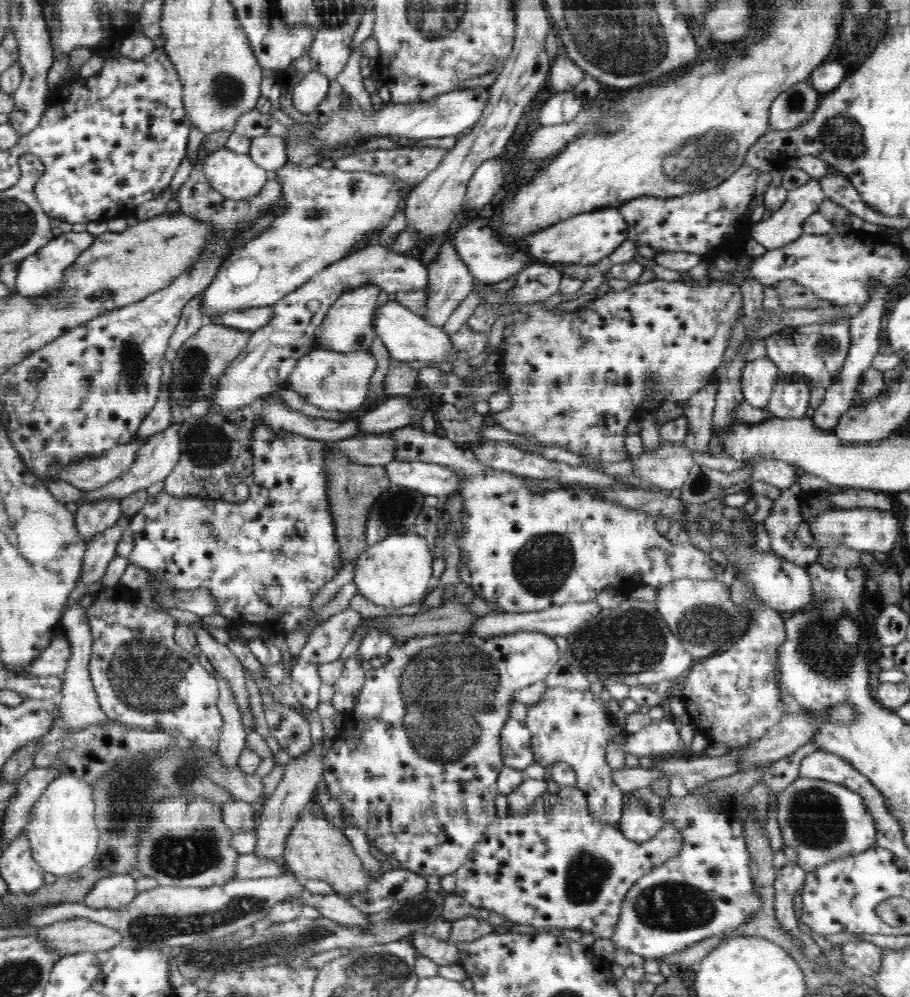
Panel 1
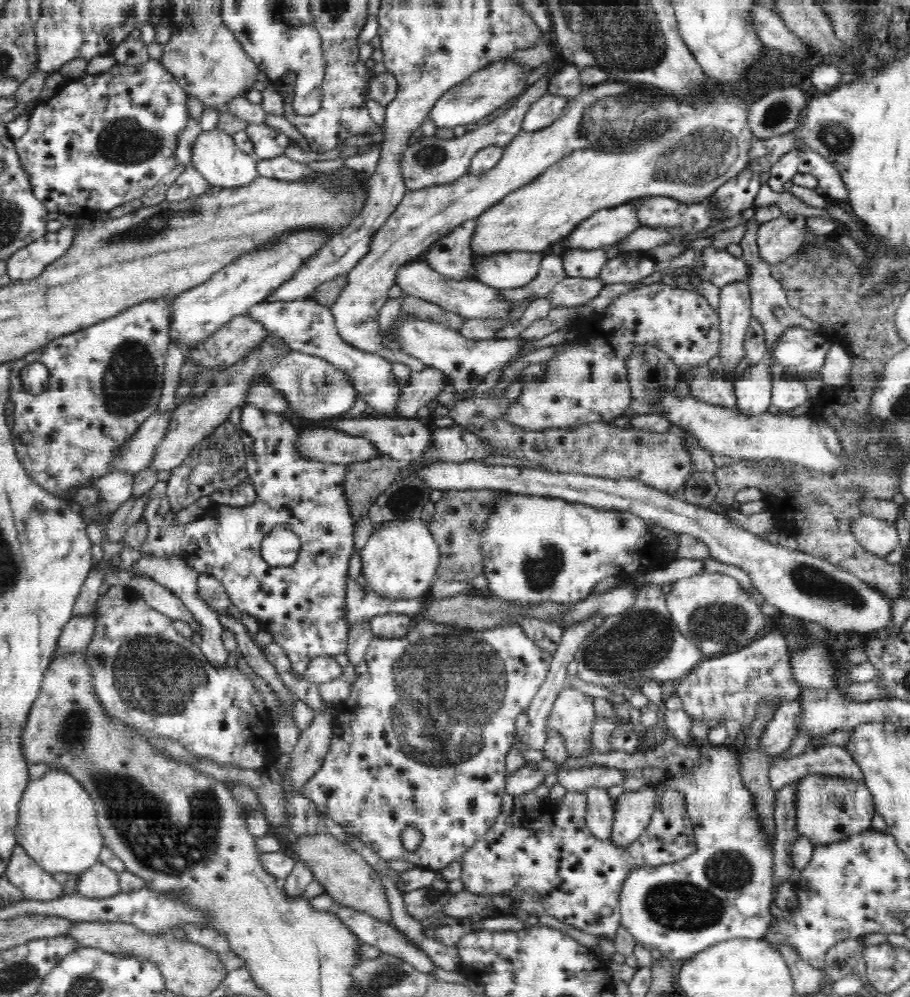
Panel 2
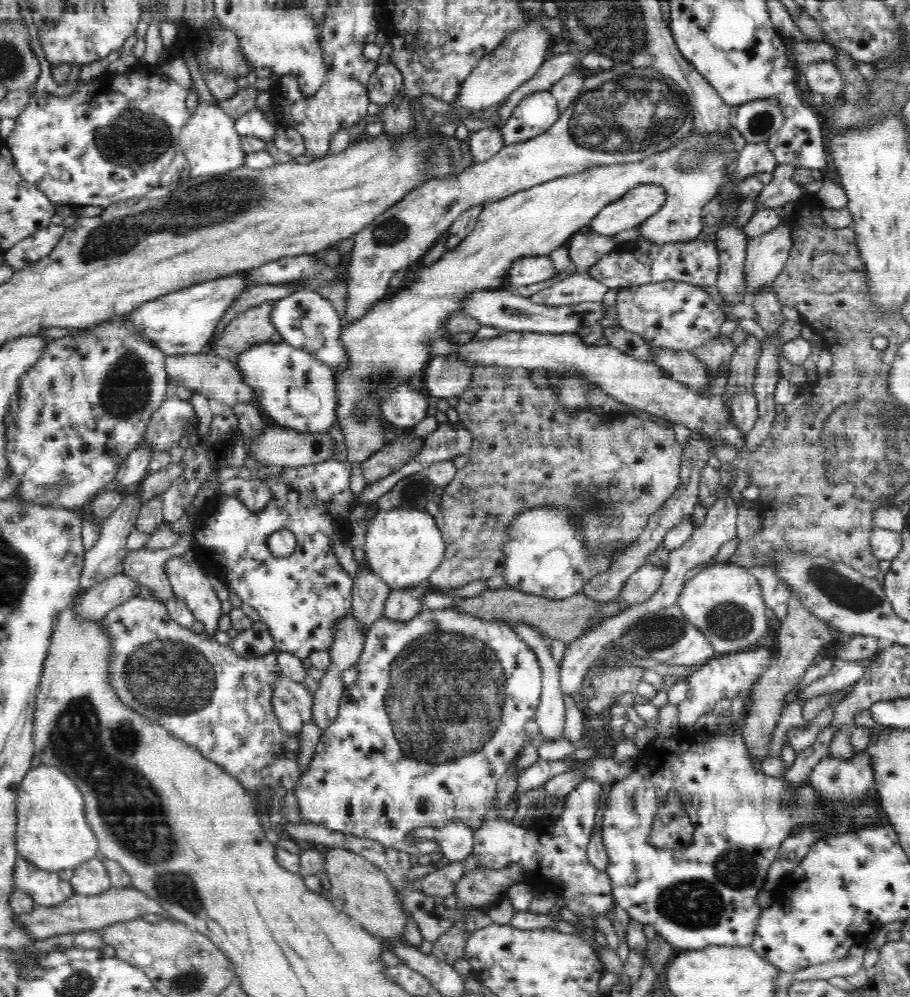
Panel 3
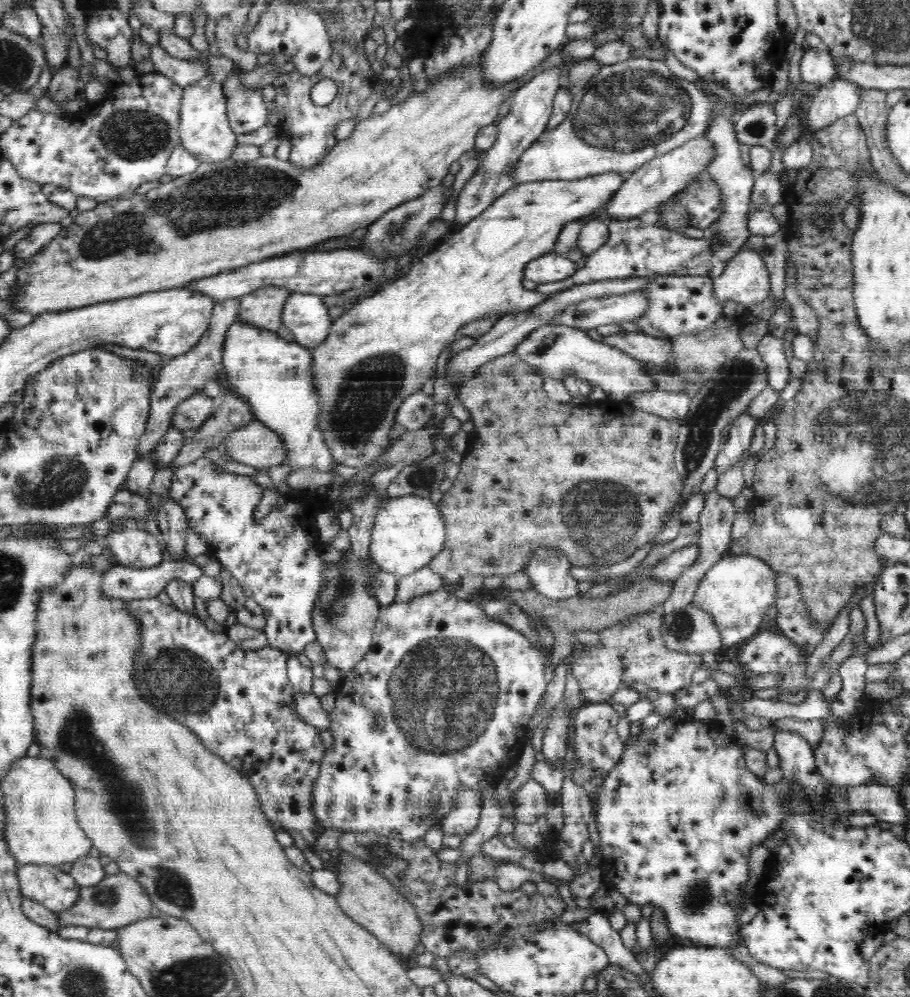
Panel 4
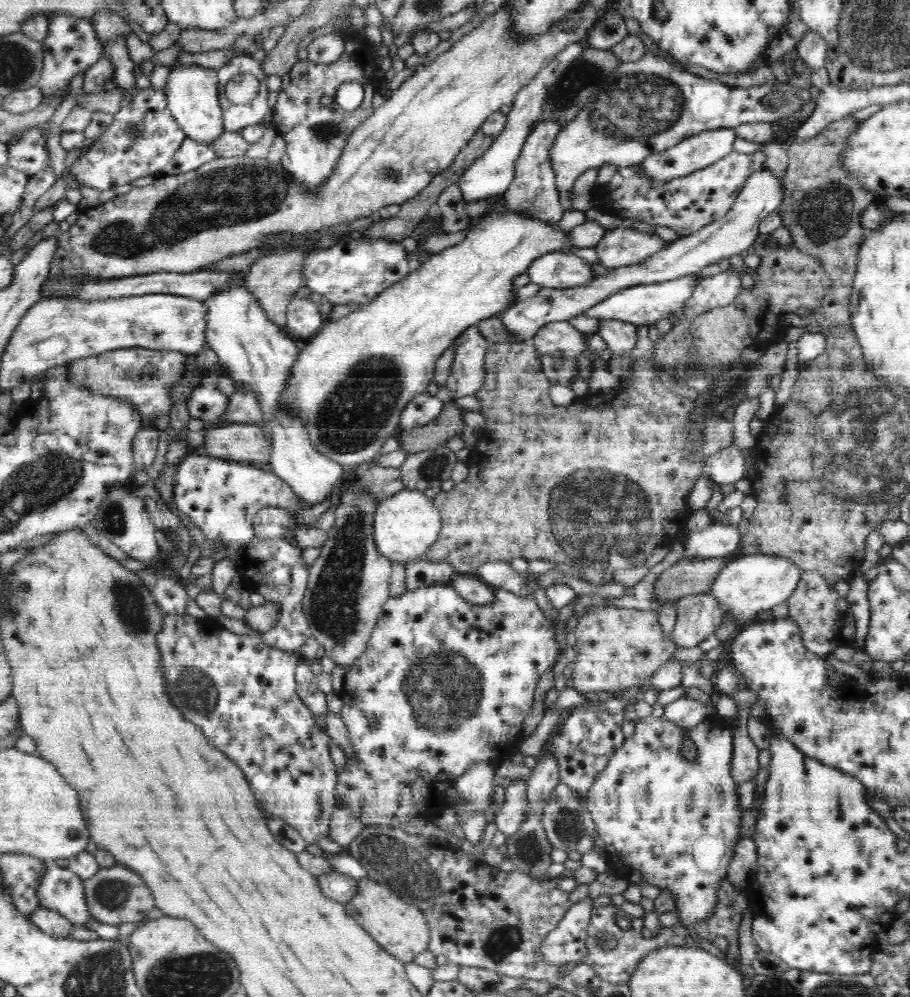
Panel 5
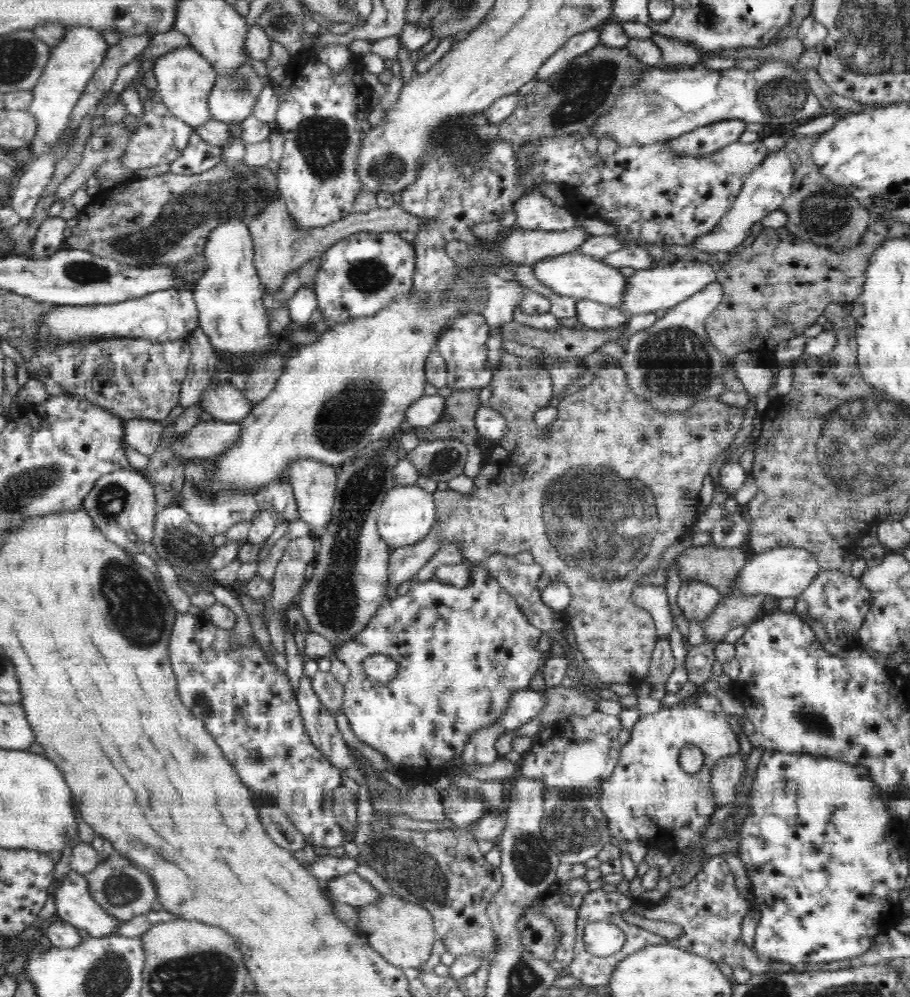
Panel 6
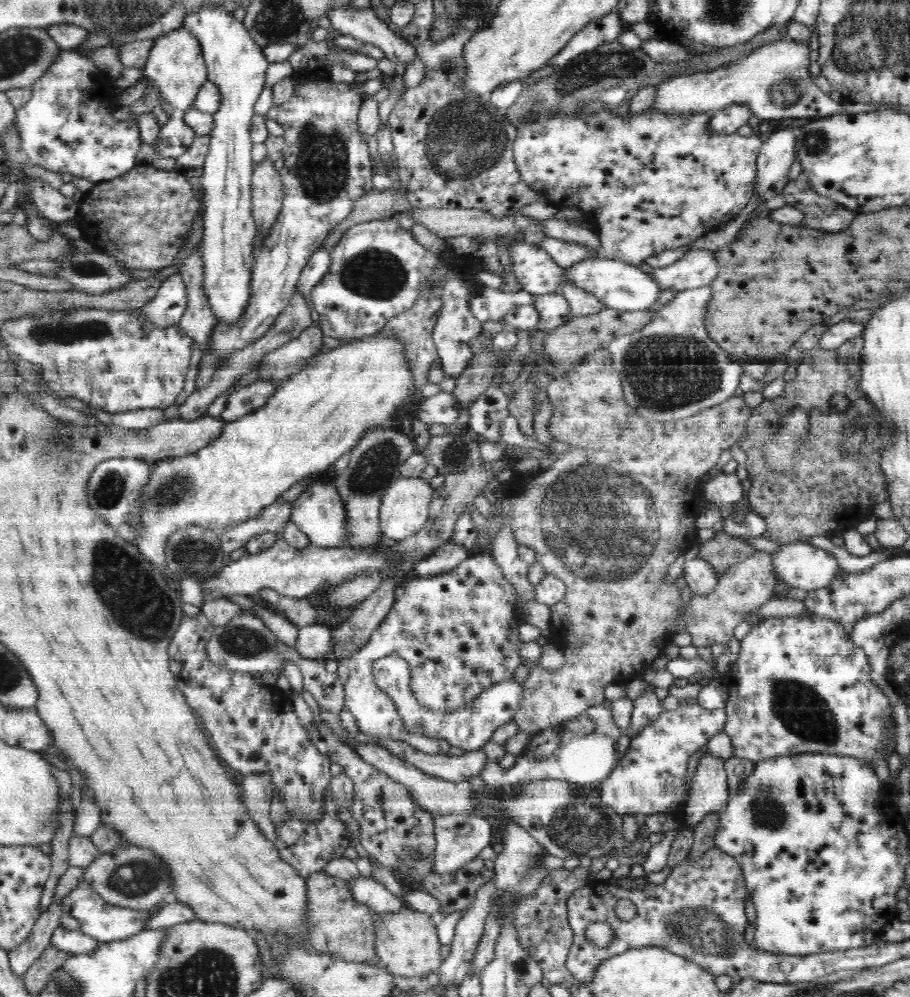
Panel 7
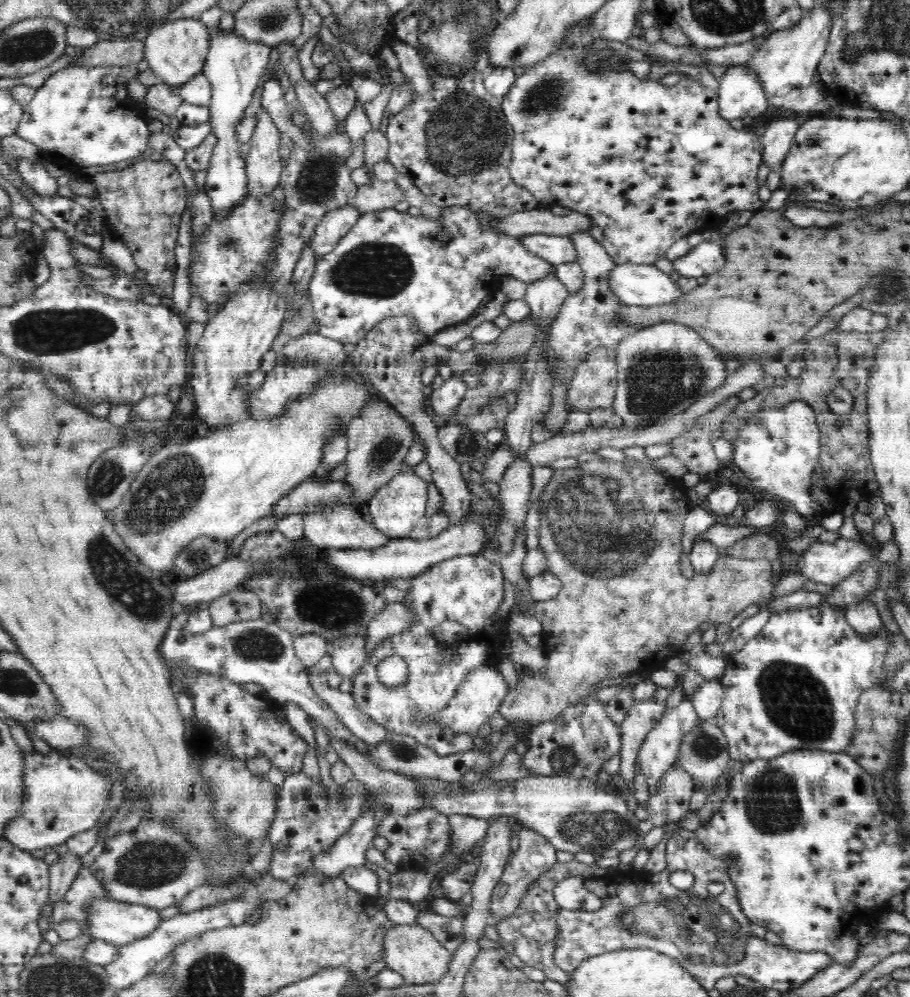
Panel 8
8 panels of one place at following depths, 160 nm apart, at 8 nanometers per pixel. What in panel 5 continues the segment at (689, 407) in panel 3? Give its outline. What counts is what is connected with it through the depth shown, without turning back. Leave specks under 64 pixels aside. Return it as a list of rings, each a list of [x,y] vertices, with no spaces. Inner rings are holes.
[[[570,321],[545,324],[534,336],[535,350],[540,356],[576,358],[584,352],[584,338]]]

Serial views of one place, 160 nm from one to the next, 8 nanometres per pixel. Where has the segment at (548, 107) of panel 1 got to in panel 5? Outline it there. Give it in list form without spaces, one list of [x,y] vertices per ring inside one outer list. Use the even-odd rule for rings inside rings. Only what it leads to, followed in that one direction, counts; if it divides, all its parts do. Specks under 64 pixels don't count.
[[[575,42],[572,45],[564,47],[564,50],[552,60],[548,66],[542,68],[538,75],[534,77],[514,98],[512,109],[506,116],[506,126],[504,130],[494,138],[490,148],[480,157],[477,158],[456,182],[463,194],[464,203],[476,204],[476,202],[487,201],[493,196],[502,195],[509,189],[512,179],[515,177],[515,162],[522,150],[523,142],[532,132],[533,122],[537,121],[537,116],[542,112],[542,105],[552,86],[556,86],[559,76],[563,75],[570,64],[580,57],[585,45]]]

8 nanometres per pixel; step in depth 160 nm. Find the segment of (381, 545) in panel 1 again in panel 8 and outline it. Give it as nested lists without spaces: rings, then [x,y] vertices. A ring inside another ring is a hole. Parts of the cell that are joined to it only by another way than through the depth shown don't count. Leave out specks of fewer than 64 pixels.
[[[404,470],[394,477],[383,489],[378,490],[375,496],[367,502],[373,526],[380,530],[385,537],[404,539],[409,537],[410,531],[425,515],[428,504],[428,484],[415,473]]]

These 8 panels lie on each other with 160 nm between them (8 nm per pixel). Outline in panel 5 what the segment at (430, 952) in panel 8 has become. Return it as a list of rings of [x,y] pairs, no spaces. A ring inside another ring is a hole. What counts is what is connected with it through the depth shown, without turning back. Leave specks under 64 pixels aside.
[[[370,879],[357,882],[357,894],[345,906],[347,915],[384,948],[405,964],[413,963],[418,954],[429,950],[430,933],[425,915],[413,905],[408,905],[400,896],[392,893],[388,886]]]

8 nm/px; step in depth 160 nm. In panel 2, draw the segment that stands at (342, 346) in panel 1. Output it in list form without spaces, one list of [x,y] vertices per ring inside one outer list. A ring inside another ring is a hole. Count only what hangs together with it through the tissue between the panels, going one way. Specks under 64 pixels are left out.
[[[602,82],[590,88],[583,88],[581,93],[568,101],[562,114],[550,126],[536,131],[521,130],[506,146],[503,146],[503,153],[497,165],[491,171],[485,173],[466,173],[458,181],[451,185],[435,185],[432,188],[424,187],[416,190],[408,190],[402,198],[402,202],[396,206],[396,210],[374,231],[370,250],[360,259],[360,262],[347,273],[347,283],[330,307],[334,328],[340,333],[341,340],[345,344],[352,345],[353,348],[376,353],[386,360],[400,362],[409,366],[416,373],[417,358],[410,357],[402,353],[400,349],[388,349],[382,343],[380,326],[378,325],[378,315],[380,308],[388,300],[388,290],[393,285],[396,278],[397,268],[412,260],[423,259],[424,254],[434,242],[450,233],[456,226],[466,222],[466,220],[477,219],[489,207],[495,206],[504,196],[510,192],[518,190],[525,183],[532,182],[537,175],[548,170],[558,159],[565,155],[572,154],[574,150],[582,150],[584,145],[601,145],[608,150],[620,150],[620,146],[626,144],[635,132],[636,122],[639,119],[641,108],[648,107],[654,113],[659,108],[662,100],[648,100],[648,94],[656,97],[660,89],[653,86],[620,86],[620,82]]]

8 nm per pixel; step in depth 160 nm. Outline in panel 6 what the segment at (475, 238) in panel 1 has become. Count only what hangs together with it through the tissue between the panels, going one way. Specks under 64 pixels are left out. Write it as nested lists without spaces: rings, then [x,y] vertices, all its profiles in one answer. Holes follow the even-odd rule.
[[[577,252],[543,258],[532,265],[532,274],[540,284],[548,286],[555,293],[570,295],[578,300],[592,299],[614,308],[617,308],[617,304],[621,301],[625,283],[628,282],[628,277],[624,276],[622,269]]]

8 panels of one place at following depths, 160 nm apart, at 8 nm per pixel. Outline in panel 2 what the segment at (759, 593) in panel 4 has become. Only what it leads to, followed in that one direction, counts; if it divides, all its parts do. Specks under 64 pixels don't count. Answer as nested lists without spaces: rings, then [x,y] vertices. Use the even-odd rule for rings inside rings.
[[[704,571],[690,578],[681,578],[669,586],[665,591],[665,604],[678,632],[688,637],[706,658],[714,657],[748,646],[769,624],[761,606],[746,592],[728,574]]]

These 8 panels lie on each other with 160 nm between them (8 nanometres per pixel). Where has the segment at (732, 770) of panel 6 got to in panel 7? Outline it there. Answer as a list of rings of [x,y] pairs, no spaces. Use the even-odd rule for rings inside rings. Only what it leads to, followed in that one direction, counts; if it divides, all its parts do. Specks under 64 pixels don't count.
[[[705,747],[703,757],[696,763],[696,776],[692,779],[691,797],[688,798],[687,809],[684,810],[683,822],[693,827],[702,820],[709,812],[720,812],[728,802],[728,783],[726,783],[726,771],[724,763],[726,759],[711,754]]]

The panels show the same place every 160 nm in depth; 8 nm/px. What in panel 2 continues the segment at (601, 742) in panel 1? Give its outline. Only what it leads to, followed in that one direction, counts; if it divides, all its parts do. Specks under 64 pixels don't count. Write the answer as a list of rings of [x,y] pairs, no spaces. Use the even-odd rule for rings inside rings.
[[[565,686],[549,711],[545,734],[559,736],[573,760],[584,758],[595,750],[591,744],[595,716],[594,697]],[[586,787],[587,827],[596,838],[610,839],[611,828],[615,820],[615,800],[603,787]]]

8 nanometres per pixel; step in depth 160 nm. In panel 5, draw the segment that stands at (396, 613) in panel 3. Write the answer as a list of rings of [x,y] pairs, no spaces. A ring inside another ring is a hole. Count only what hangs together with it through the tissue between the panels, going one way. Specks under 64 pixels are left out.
[[[423,558],[405,567],[406,588],[414,590],[428,585],[447,584],[454,576],[451,566],[442,561],[430,561]]]

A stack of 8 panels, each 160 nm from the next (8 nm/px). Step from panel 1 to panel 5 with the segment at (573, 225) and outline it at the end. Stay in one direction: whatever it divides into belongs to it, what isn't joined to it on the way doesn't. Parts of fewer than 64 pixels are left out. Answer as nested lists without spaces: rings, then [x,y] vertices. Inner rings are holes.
[[[714,129],[695,134],[678,142],[672,148],[663,150],[662,153],[646,157],[640,163],[640,171],[644,177],[654,181],[668,182],[681,176],[686,177],[688,173],[700,171],[734,151],[732,144],[736,137],[734,129]]]

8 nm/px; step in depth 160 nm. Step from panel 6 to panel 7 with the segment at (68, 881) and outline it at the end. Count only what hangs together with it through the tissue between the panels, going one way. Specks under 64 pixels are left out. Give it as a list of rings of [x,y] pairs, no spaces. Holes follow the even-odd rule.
[[[80,881],[75,890],[63,899],[62,910],[80,922],[80,930],[89,937],[94,937],[99,943],[108,943],[130,938],[138,932],[145,930],[150,914],[147,912],[136,913],[133,910],[118,909],[116,906],[108,905],[91,887],[90,883]]]

